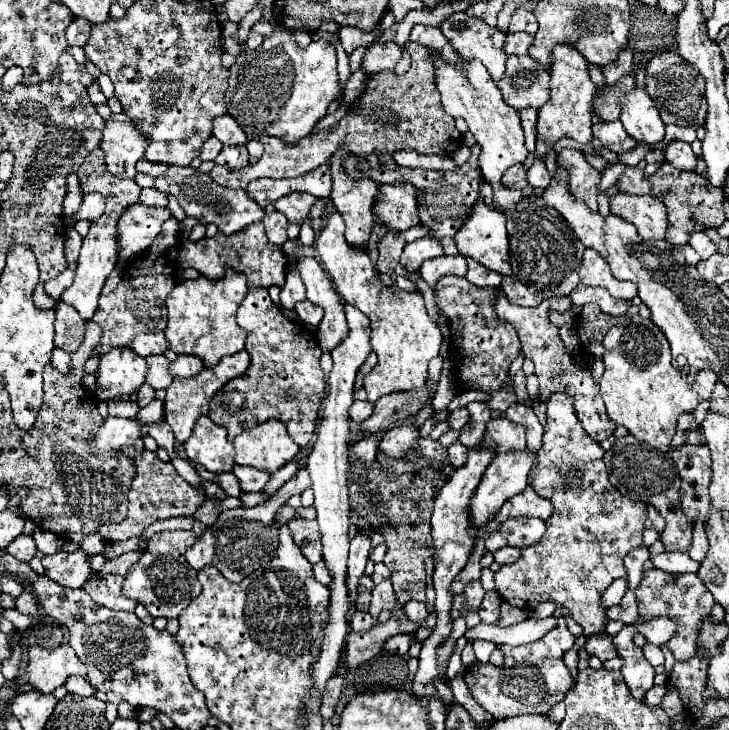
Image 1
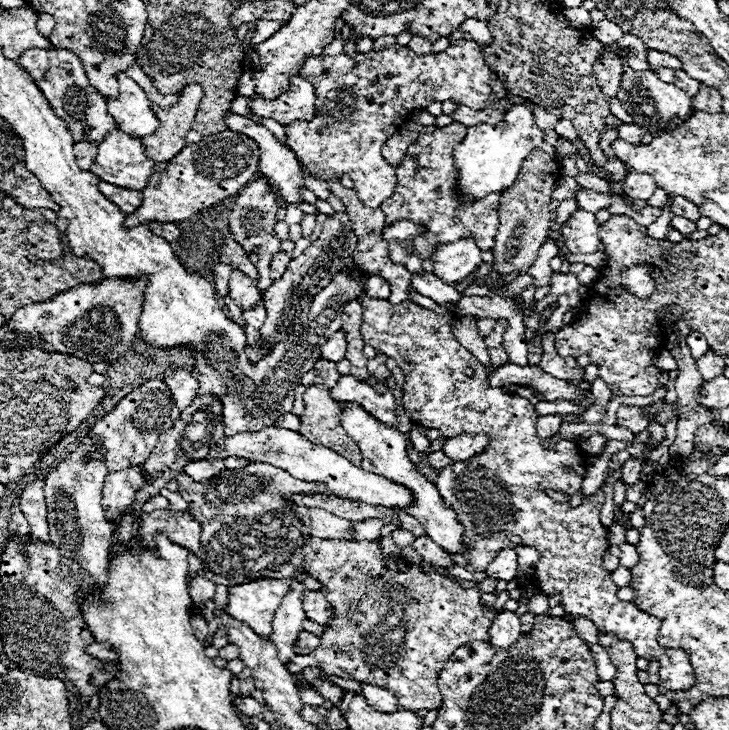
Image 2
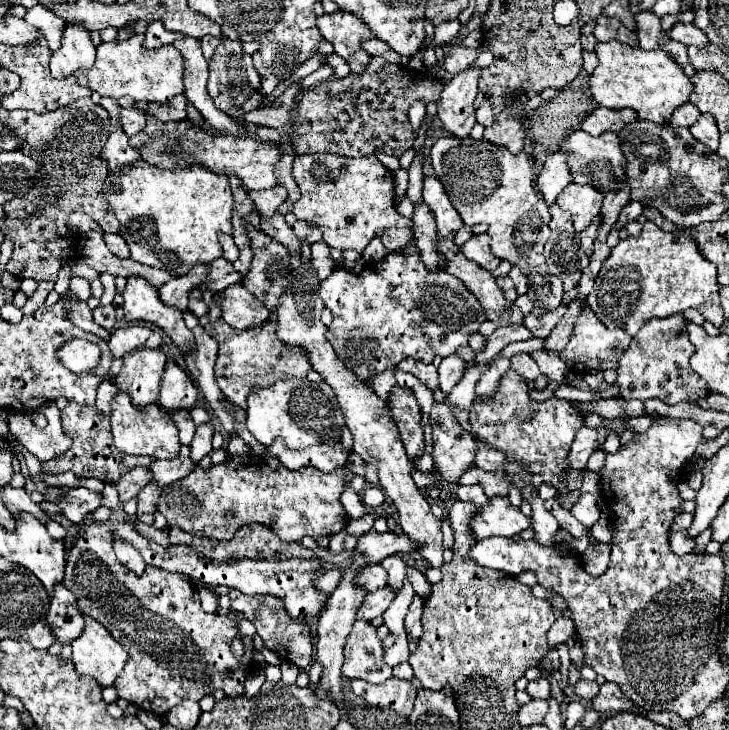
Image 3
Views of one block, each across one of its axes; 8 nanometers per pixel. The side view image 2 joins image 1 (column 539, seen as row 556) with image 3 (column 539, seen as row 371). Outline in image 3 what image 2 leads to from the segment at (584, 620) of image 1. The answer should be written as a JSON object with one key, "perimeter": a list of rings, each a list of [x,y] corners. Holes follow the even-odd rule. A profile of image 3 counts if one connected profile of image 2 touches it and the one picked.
{"perimeter":[[[508,370],[508,374],[504,374],[504,380],[500,382],[500,390],[490,400],[476,398],[470,412],[470,426],[478,440],[484,442],[488,448],[496,448],[506,456],[514,456],[526,466],[540,464],[542,472],[530,474],[532,486],[550,482],[560,488],[564,480],[562,474],[566,468],[566,454],[576,432],[584,426],[584,416],[566,400],[564,404],[560,404],[558,398],[550,398],[544,402],[532,400],[528,396],[528,380],[514,370]]]}

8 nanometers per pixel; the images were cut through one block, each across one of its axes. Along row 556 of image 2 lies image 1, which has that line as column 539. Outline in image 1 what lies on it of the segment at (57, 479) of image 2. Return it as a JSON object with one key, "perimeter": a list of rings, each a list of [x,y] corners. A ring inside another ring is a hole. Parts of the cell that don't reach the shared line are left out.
{"perimeter":[[[508,56],[506,72],[496,86],[500,88],[504,102],[516,110],[528,106],[542,108],[550,94],[548,80],[550,74],[530,56]]]}

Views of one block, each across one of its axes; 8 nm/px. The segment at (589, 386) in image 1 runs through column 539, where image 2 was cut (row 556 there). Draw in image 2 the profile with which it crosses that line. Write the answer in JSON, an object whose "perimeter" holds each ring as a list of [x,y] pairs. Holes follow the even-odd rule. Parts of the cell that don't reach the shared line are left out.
{"perimeter":[[[310,538],[310,540],[306,542],[306,550],[304,550],[304,552],[306,552],[306,560],[304,560],[306,572],[326,584],[326,588],[322,590],[322,594],[324,594],[326,600],[332,604],[334,614],[336,614],[336,620],[332,620],[330,626],[326,626],[326,630],[324,630],[324,634],[322,634],[322,638],[320,638],[320,646],[316,648],[316,652],[312,652],[312,654],[308,654],[308,656],[302,656],[300,668],[308,666],[308,664],[320,664],[322,672],[326,672],[326,674],[336,674],[336,676],[352,678],[352,680],[358,680],[358,682],[378,684],[380,688],[390,688],[390,692],[394,692],[394,694],[398,696],[398,700],[400,700],[400,702],[398,702],[400,710],[410,710],[410,712],[418,712],[418,710],[422,710],[422,708],[426,708],[426,710],[438,710],[438,708],[442,706],[442,696],[440,696],[440,688],[438,688],[438,676],[440,676],[440,672],[442,672],[444,662],[446,662],[446,660],[454,654],[454,650],[458,650],[462,644],[468,644],[468,642],[472,642],[472,640],[490,642],[488,630],[490,630],[490,624],[492,624],[492,620],[494,620],[496,614],[482,608],[482,604],[480,604],[480,592],[492,592],[494,586],[496,586],[496,580],[484,578],[476,588],[466,590],[466,588],[462,588],[460,584],[456,584],[456,582],[452,582],[450,578],[444,578],[444,576],[440,576],[440,574],[436,574],[436,572],[420,572],[418,568],[408,566],[408,562],[404,562],[402,558],[382,558],[382,556],[380,556],[380,550],[378,550],[378,542],[366,542],[366,540],[364,540],[364,542],[346,542],[346,540],[318,540],[318,538]],[[364,592],[366,592],[364,600],[360,602],[358,608],[354,608],[352,602],[354,602],[356,598],[360,598]],[[350,608],[354,608],[354,614],[352,614],[352,616],[348,614]]]}

